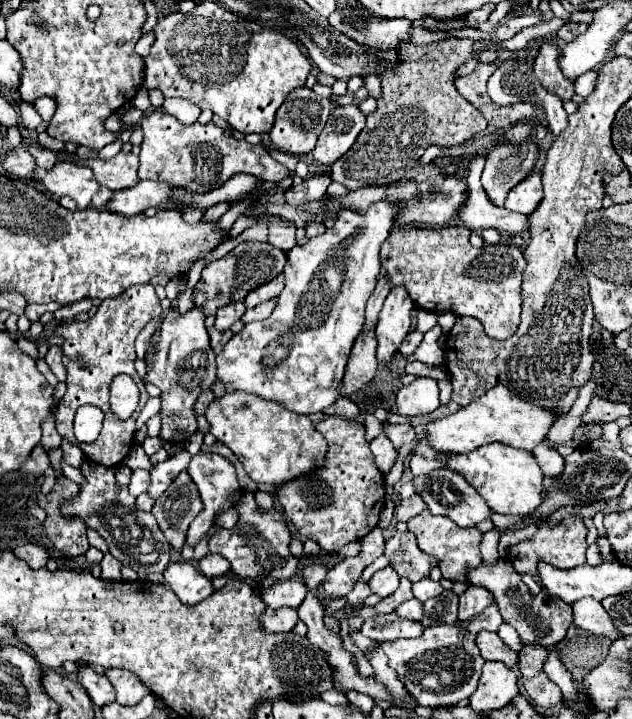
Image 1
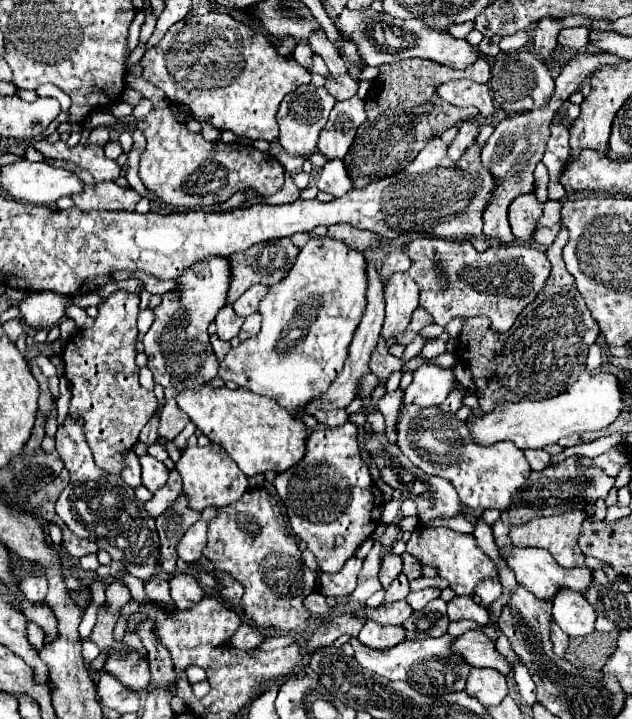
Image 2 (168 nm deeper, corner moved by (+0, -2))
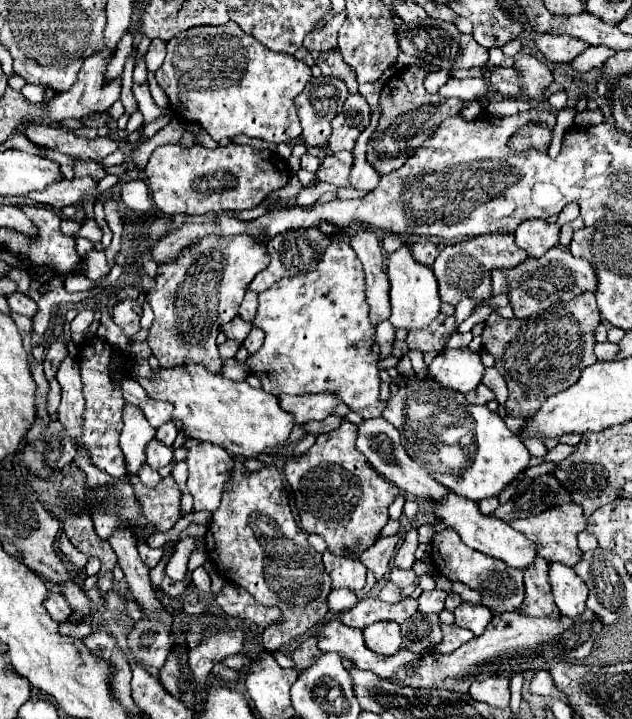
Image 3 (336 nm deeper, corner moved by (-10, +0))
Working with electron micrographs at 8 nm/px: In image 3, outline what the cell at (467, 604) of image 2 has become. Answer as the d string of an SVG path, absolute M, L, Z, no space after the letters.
M462 602L454 610L454 624L460 628L468 628L474 636L480 636L490 620L492 620L492 612L482 604Z

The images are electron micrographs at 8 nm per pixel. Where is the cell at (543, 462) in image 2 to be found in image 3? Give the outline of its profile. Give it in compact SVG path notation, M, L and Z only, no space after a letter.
M526 438L526 440L522 440L524 442L524 446L528 448L528 452L532 454L532 456L544 456L548 450L546 450L546 446L542 444L542 440L538 440L538 438Z

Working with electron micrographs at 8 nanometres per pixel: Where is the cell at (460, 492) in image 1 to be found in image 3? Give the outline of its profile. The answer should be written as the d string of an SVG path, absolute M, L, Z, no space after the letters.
M382 418L362 420L362 424L358 424L356 448L368 458L370 466L380 476L390 480L394 486L398 486L404 494L408 494L412 498L438 498L438 496L444 496L448 492L446 488L442 488L442 484L430 480L430 476L426 472L422 472L422 468L414 460L408 458L408 454L402 448L398 430L394 430L394 426L390 422L386 422L386 420L382 420Z

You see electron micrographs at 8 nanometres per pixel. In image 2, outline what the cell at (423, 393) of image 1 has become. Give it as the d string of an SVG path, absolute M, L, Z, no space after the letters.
M420 366L412 384L404 390L404 404L416 404L418 408L436 406L452 392L454 382L454 372L448 368Z

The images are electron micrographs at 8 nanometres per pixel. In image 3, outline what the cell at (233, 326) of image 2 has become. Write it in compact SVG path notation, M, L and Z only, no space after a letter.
M236 316L234 320L230 320L228 324L222 326L222 332L226 334L226 338L240 340L240 342L248 336L250 330L252 330L252 324L250 324L250 322L244 322L240 316Z

